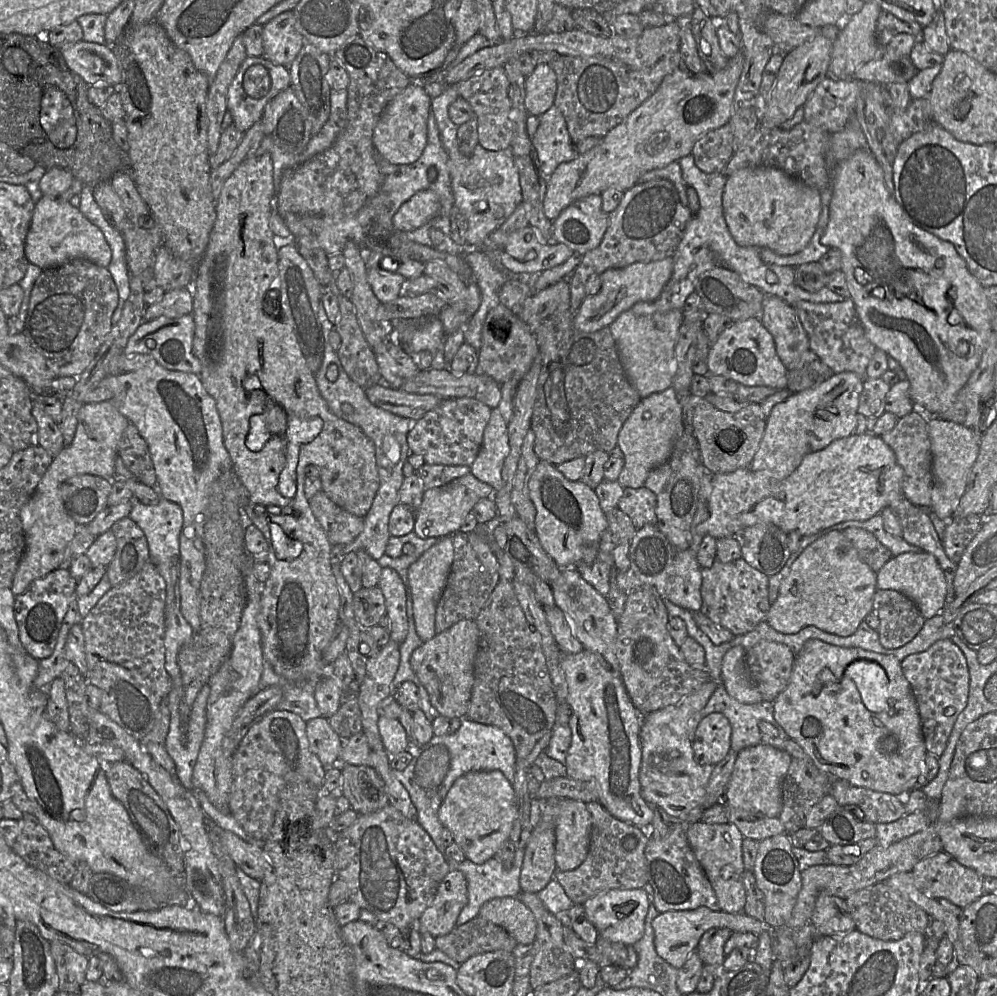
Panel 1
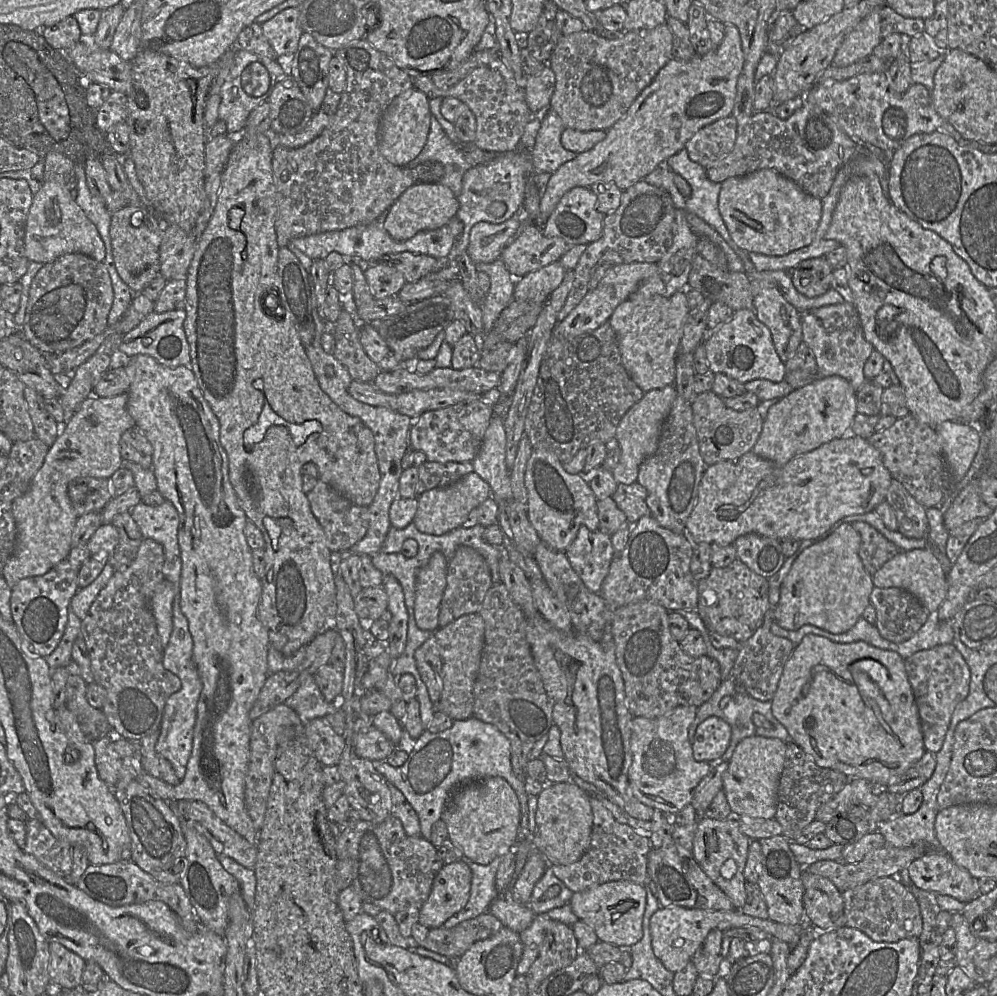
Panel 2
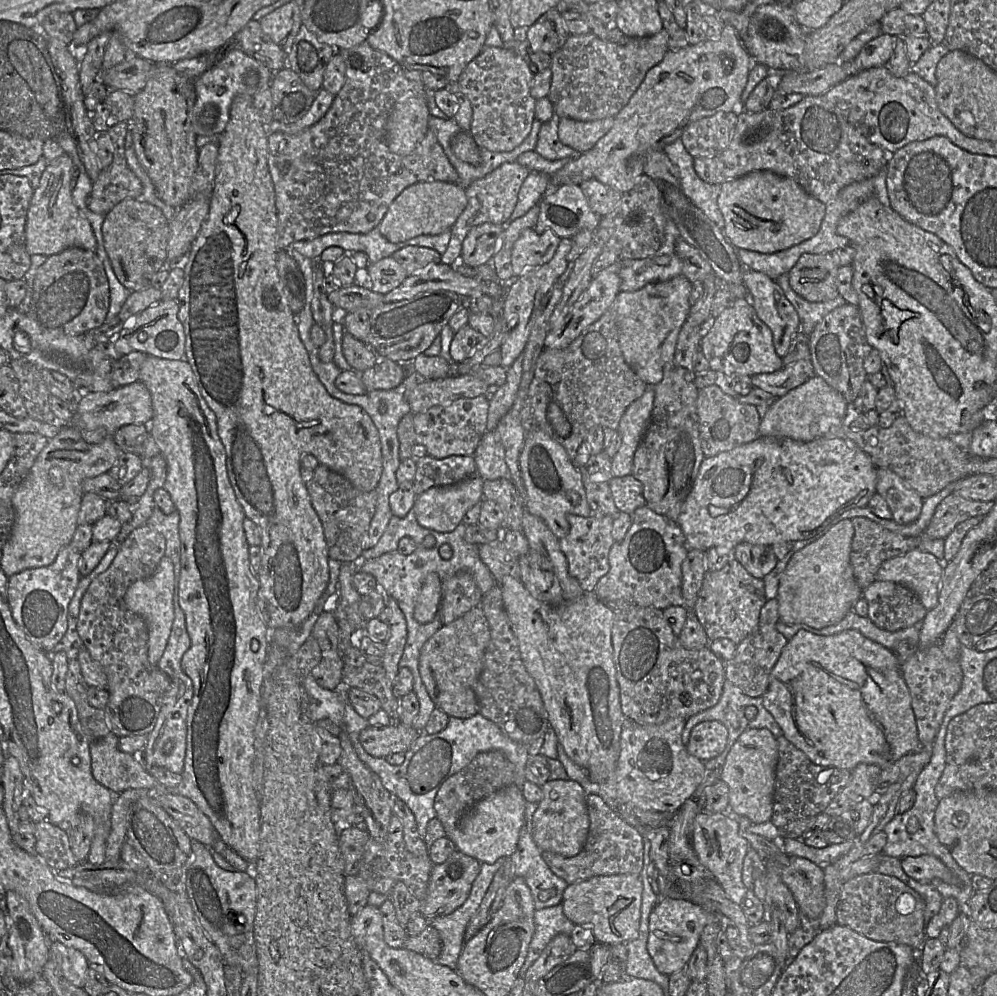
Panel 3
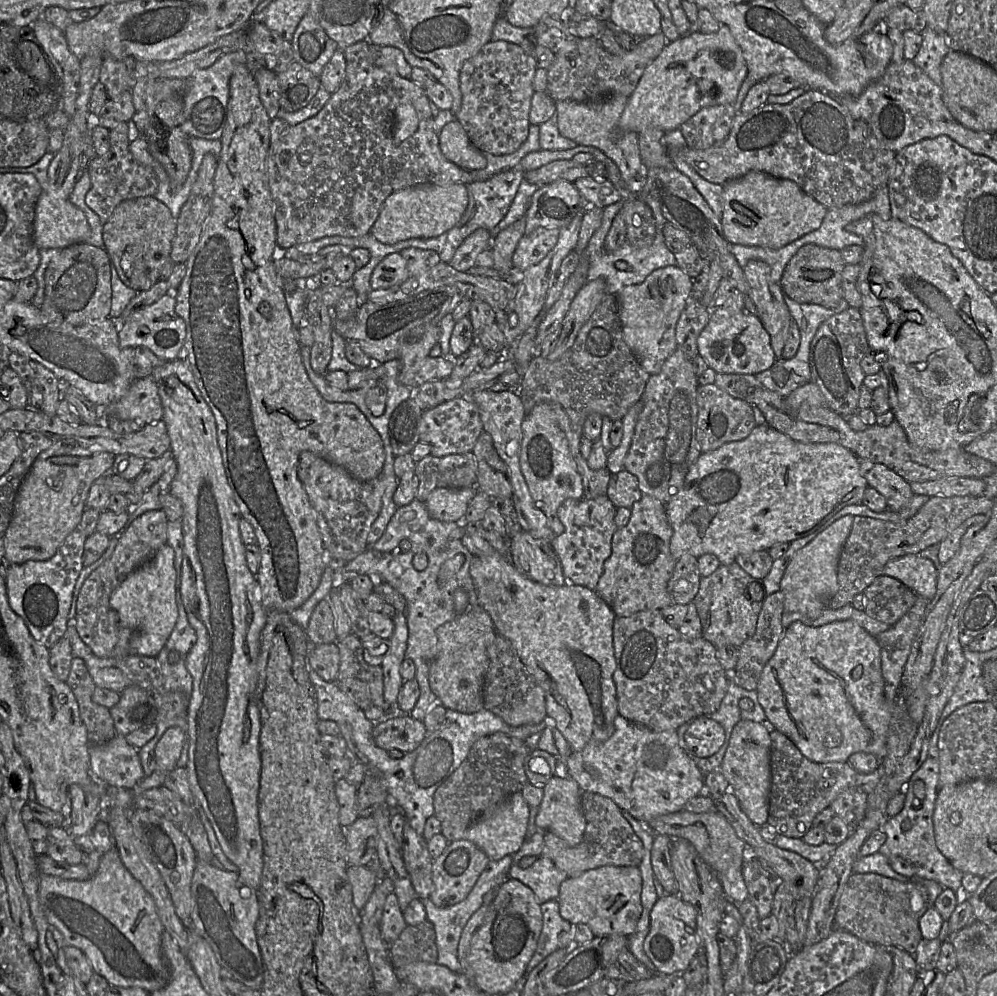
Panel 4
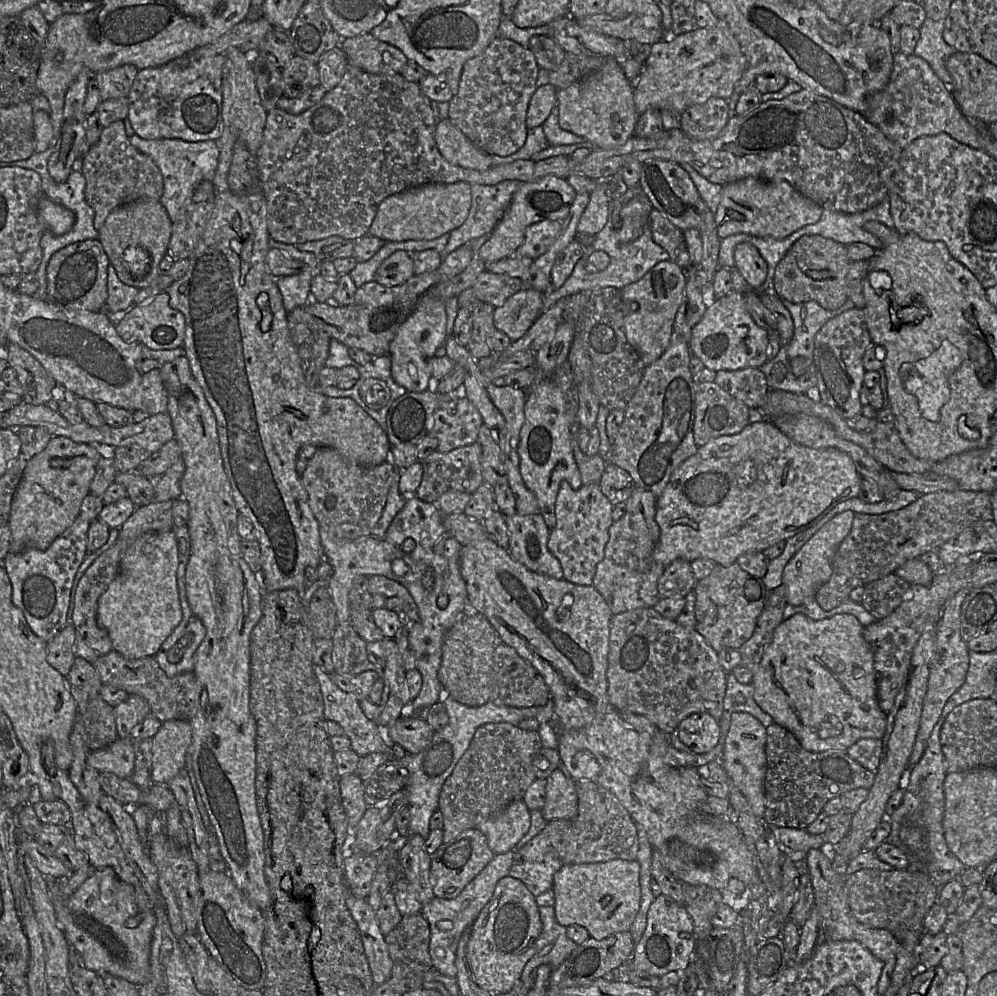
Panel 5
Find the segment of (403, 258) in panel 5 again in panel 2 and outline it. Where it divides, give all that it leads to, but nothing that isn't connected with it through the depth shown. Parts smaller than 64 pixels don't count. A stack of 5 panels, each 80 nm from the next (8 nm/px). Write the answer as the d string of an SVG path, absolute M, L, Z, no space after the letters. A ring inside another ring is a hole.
M384 262L370 264L364 275L375 299L397 296L405 284L403 274Z

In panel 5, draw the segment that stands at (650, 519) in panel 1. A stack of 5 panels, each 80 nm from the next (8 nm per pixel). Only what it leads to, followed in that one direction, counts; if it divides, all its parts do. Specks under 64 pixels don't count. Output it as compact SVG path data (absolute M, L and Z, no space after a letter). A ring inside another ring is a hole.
M606 462L599 487L612 506L615 506L619 503L625 503L636 485L627 471L614 463Z

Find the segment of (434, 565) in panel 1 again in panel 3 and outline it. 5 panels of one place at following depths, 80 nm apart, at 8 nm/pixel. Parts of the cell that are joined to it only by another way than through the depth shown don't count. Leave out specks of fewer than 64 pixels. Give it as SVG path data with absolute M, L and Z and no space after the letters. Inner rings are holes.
M437 573L427 575L414 607L414 618L427 624L437 616L442 600L442 582Z

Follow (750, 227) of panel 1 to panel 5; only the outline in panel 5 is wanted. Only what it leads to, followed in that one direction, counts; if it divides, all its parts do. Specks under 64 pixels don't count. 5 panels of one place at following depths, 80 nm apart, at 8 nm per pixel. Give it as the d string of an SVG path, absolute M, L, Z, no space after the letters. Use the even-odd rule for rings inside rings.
M749 176L723 186L714 219L721 239L739 233L784 239L803 226L816 223L822 213L822 206L800 194L787 181Z

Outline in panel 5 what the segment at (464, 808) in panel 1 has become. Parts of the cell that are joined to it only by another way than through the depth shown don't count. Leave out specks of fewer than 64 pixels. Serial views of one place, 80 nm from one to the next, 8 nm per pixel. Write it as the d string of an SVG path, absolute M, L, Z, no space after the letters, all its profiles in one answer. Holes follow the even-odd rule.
M518 800L477 828L485 835L493 853L499 855L515 850L529 827L530 811L522 800Z

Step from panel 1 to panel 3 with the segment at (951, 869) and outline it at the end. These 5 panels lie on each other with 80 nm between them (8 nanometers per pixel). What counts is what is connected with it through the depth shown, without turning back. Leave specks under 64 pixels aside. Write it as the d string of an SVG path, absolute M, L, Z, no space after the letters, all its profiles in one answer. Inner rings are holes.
M924 854L902 858L901 866L909 877L919 882L930 882L937 878L947 884L959 884L957 876L933 855Z

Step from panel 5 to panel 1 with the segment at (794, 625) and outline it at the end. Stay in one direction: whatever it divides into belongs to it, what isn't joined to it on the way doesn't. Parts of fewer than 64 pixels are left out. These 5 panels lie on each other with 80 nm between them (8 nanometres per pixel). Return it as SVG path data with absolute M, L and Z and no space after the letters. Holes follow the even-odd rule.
M819 639L806 641L795 655L792 674L786 689L773 701L774 717L779 725L786 731L791 739L800 745L812 759L813 764L825 773L832 773L850 784L878 792L886 792L904 798L916 788L921 766L927 754L922 733L921 718L916 699L907 678L904 675L901 661L893 655L880 654L862 648L844 648L828 644Z

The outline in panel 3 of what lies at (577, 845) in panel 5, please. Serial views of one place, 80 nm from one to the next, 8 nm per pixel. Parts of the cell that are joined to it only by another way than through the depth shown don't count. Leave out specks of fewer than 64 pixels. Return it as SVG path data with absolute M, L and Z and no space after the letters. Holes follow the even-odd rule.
M587 793L586 803L590 826L583 850L573 857L542 851L546 864L556 876L565 880L568 885L601 875L639 875L643 868L644 852L643 837L640 832L627 824L599 795Z

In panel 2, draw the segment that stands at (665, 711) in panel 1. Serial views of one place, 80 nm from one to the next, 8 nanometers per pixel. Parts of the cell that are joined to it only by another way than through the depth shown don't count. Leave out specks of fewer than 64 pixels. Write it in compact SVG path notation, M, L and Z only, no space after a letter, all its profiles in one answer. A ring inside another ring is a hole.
M678 706L669 713L656 717L634 717L632 720L631 751L633 761L629 770L629 786L633 795L656 811L672 816L692 800L700 781L708 774L711 765L694 759L689 739L689 727L698 707Z

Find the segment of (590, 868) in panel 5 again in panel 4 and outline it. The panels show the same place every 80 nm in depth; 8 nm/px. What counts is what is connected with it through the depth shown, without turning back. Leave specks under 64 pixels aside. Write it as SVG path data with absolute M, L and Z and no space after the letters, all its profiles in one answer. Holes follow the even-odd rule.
M607 865L566 878L560 885L557 902L560 916L571 925L587 925L594 937L613 934L629 936L641 916L642 879L637 866Z

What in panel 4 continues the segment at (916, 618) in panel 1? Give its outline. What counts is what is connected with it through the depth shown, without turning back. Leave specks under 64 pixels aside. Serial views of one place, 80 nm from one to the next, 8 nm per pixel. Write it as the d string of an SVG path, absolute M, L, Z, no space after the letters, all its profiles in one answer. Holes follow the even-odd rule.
M887 575L876 578L863 594L866 597L866 614L889 626L902 618L918 597L902 582Z

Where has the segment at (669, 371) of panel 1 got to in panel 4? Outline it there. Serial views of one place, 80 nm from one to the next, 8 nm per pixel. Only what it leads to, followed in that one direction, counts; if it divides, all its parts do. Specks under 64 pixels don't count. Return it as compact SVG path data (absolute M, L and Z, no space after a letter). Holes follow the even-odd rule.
M676 265L656 269L642 283L626 286L616 294L624 340L649 375L658 374L667 358L677 349L676 324L686 306L687 298L691 296L691 290L692 279Z

